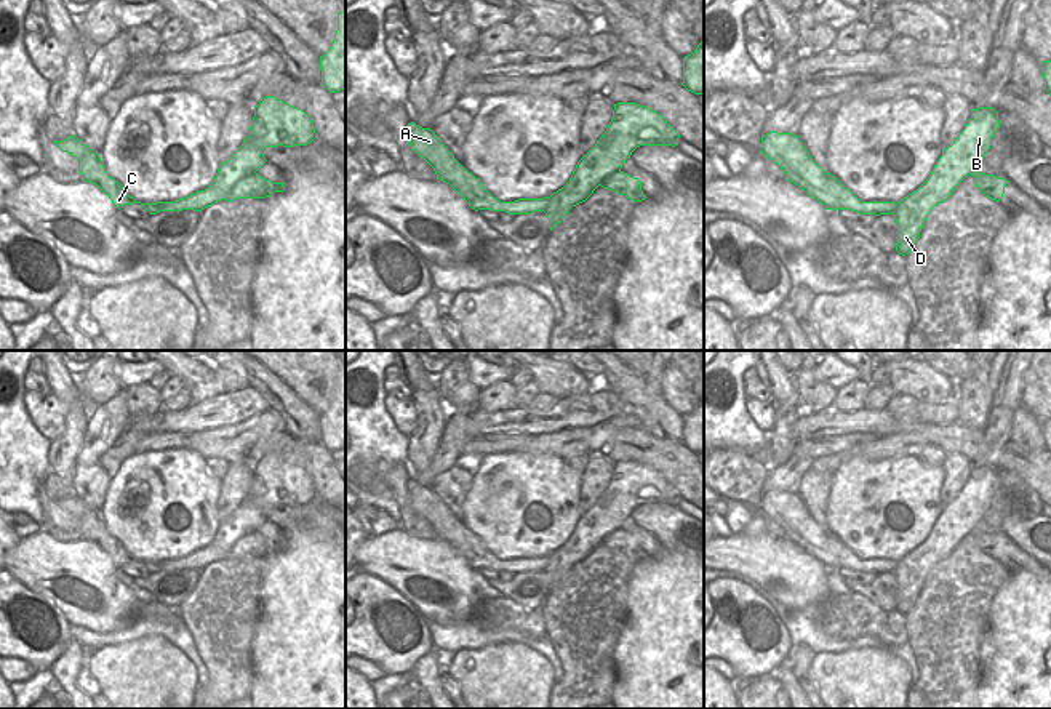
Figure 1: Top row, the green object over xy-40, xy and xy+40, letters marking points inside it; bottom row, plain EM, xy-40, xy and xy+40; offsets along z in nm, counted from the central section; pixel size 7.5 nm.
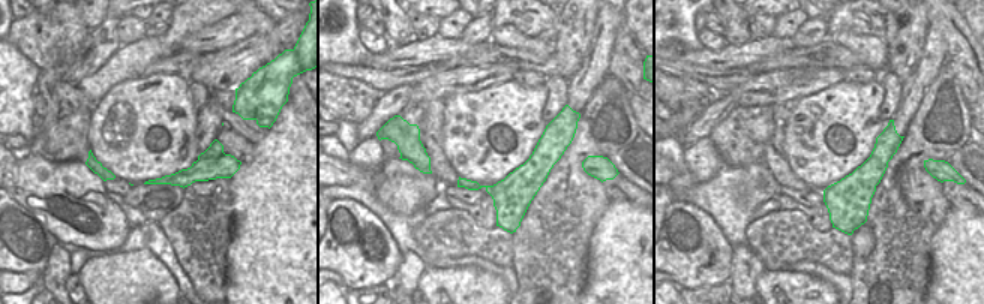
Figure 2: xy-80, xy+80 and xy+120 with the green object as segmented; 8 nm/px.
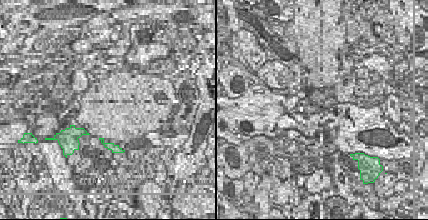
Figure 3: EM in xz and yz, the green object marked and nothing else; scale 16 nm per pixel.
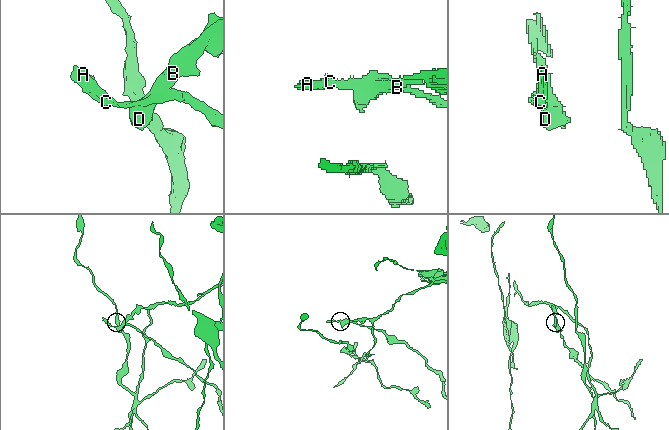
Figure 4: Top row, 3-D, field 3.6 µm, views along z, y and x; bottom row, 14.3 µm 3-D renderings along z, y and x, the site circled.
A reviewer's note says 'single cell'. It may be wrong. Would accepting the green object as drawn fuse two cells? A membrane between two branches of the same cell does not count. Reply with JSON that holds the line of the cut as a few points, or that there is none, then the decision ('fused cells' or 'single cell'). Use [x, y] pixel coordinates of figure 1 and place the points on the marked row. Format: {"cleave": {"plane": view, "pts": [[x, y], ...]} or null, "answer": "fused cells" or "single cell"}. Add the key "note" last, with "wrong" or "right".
{"cleave": {"plane": "xy-40", "pts": [[255, 172], [247, 175], [227, 194], [215, 189], [205, 191]]}, "answer": "fused cells", "note": "wrong"}

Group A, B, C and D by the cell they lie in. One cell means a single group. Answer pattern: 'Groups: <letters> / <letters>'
Groups: A C / B D.

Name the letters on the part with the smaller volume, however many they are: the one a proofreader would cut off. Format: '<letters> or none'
A, C

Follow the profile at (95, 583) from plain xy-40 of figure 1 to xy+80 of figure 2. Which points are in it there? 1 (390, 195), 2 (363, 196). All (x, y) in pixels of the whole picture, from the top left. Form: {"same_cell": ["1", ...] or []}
{"same_cell": ["1"]}

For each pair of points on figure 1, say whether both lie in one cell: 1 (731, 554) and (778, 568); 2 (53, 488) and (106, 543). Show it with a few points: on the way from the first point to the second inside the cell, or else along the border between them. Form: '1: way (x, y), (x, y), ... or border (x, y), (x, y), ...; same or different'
1: way (743, 554), (767, 560); same
2: way (67, 500), (93, 528); same

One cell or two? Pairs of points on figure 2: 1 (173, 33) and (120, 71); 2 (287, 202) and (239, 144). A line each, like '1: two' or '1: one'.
1: one
2: two

